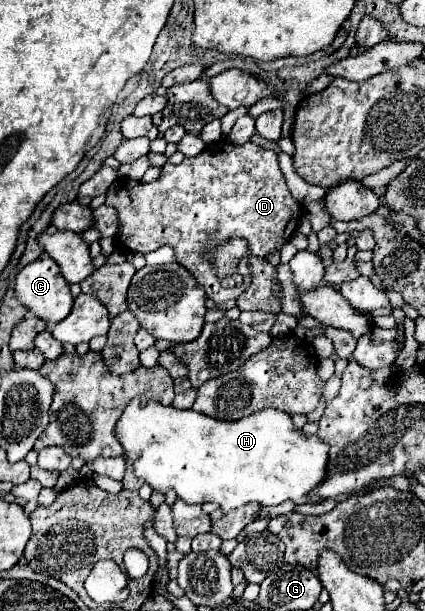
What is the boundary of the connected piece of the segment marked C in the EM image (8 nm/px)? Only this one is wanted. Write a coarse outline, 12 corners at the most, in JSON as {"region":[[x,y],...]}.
{"region":[[50,256],[16,276],[16,298],[58,324],[72,310],[68,282]]}

